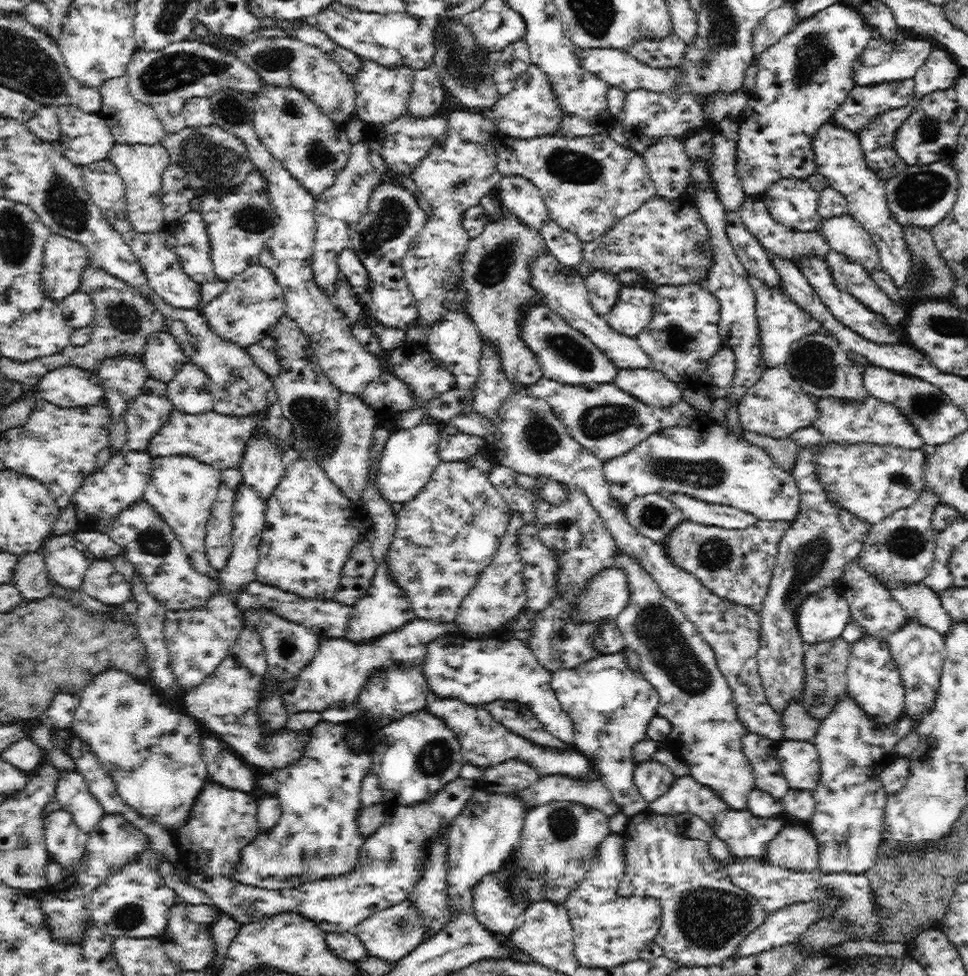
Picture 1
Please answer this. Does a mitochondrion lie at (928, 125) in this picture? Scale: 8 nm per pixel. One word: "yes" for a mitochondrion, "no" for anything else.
yes

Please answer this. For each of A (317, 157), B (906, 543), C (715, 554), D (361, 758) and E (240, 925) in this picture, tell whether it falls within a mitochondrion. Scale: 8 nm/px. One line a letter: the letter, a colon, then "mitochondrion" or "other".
A: mitochondrion
B: mitochondrion
C: mitochondrion
D: mitochondrion
E: other

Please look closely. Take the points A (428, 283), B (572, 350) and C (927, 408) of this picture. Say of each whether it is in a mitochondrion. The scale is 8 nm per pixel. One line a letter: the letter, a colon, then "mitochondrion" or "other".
A: other
B: mitochondrion
C: mitochondrion

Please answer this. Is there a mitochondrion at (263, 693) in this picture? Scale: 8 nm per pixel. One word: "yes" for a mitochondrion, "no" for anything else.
no

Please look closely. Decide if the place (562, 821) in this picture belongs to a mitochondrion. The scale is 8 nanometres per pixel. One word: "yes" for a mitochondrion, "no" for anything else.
yes

